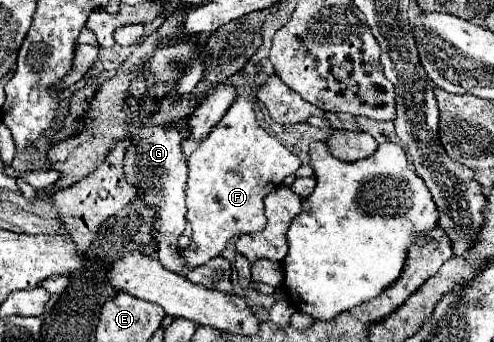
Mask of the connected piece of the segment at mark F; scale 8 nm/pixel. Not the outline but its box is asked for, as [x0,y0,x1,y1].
[181,93,301,271]

